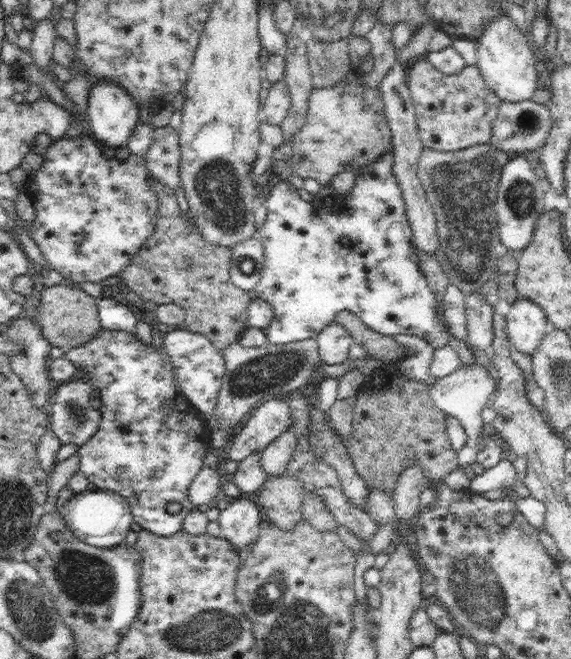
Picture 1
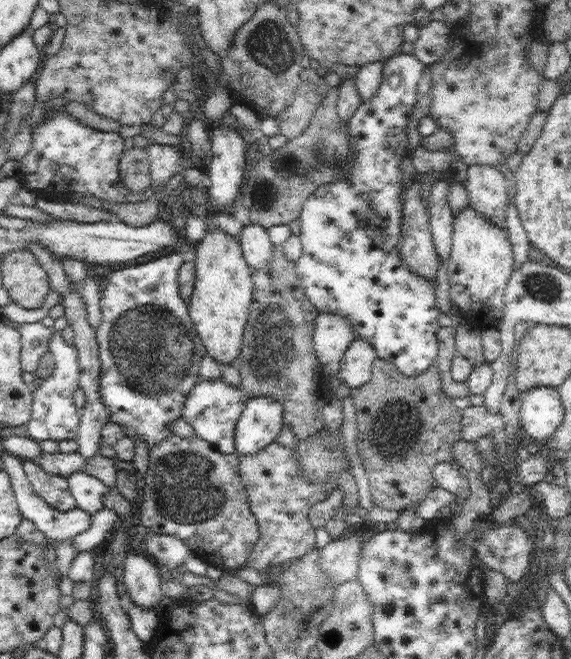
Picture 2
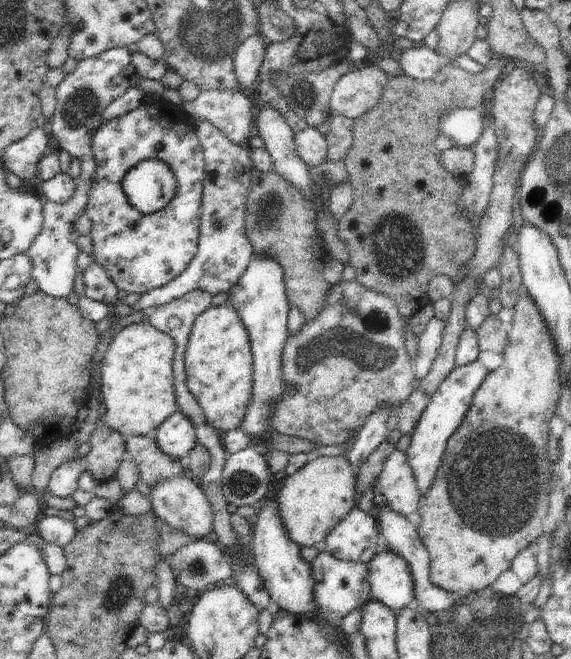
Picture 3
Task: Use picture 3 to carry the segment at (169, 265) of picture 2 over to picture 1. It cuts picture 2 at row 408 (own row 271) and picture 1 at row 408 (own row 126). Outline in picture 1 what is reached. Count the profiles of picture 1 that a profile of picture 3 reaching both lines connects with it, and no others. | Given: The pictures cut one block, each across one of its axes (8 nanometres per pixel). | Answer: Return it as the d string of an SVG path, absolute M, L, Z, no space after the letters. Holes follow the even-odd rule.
M101 328L101 332L99 332L91 342L83 344L81 348L65 350L65 352L63 352L63 358L69 360L69 362L79 370L79 376L81 376L81 378L87 376L87 378L91 380L93 388L99 390L99 400L101 400L97 432L93 434L93 438L91 438L87 444L83 444L83 446L77 450L77 454L79 454L79 472L81 472L91 484L95 484L95 490L99 490L99 492L115 492L115 494L123 496L125 502L127 502L129 508L131 508L133 522L137 522L143 530L149 530L149 532L153 532L153 534L157 534L157 536L173 536L175 532L183 530L181 526L183 526L183 520L185 520L187 512L189 512L189 510L195 510L195 506L191 504L187 492L189 492L189 484L193 482L193 478L195 478L195 476L199 474L199 470L203 468L203 456L205 456L205 452L209 452L209 432L207 432L207 424L205 424L205 420L201 418L201 414L199 414L197 410L193 410L193 406L189 404L187 396L183 396L183 392L179 390L179 382L175 380L175 370L173 370L171 364L169 364L169 358L167 358L165 348L157 348L157 350L155 350L153 346L147 346L147 344L139 342L131 332L123 332L123 330L119 330L119 332L109 332L109 330ZM169 502L181 504L181 506L179 506L181 512L169 514L169 512L167 512L167 504L169 504Z

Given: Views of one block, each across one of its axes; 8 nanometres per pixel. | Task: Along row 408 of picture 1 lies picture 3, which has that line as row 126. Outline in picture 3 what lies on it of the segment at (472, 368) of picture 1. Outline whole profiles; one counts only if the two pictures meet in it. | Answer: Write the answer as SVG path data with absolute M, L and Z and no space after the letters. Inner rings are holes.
M481 108L471 110L453 110L441 118L441 134L455 140L453 148L475 146L483 132Z

